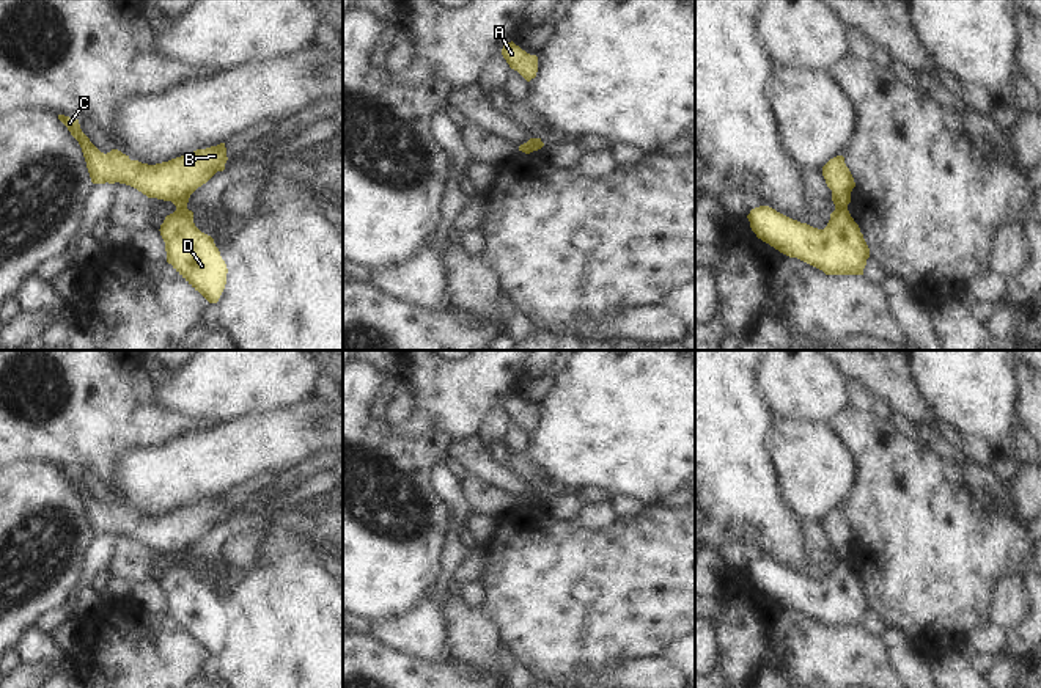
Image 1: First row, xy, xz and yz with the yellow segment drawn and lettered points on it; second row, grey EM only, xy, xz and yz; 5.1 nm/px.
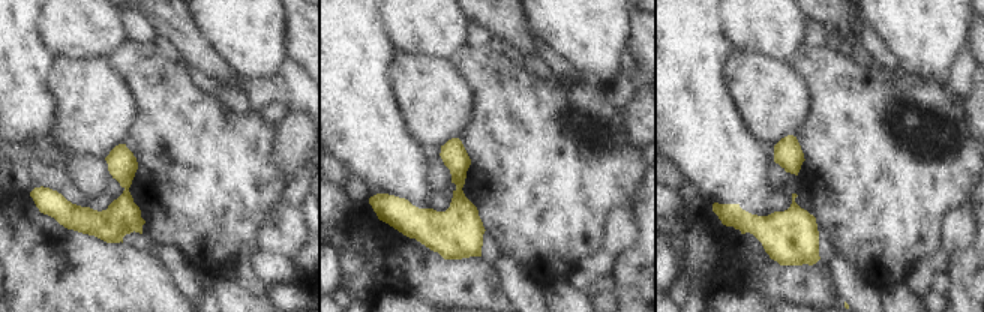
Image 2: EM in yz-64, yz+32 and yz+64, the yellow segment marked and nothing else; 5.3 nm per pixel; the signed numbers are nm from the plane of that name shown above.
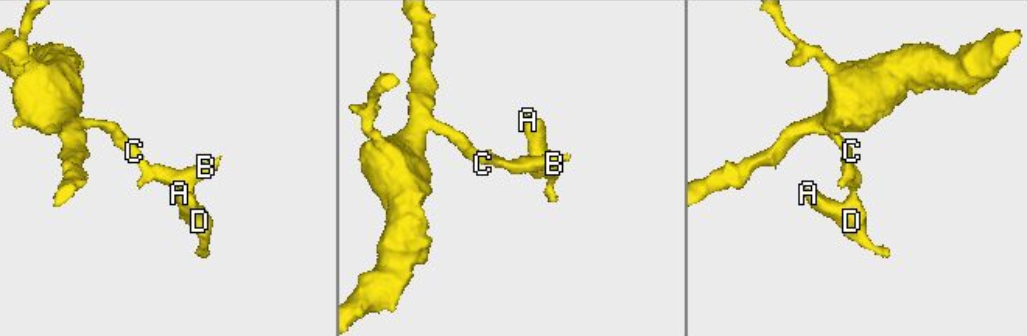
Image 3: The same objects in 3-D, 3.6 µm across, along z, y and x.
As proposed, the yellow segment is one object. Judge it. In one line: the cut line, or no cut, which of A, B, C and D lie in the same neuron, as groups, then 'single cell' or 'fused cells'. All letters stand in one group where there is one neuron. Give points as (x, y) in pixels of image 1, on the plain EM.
cut yz (846, 556), (835, 561); groups A D / B C; fused cells

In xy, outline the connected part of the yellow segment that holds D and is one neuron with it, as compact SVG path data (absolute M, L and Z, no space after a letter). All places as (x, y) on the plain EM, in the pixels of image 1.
M176 561L160 576L167 614L209 655L217 655L226 636L226 616L214 591L193 575L193 564Z

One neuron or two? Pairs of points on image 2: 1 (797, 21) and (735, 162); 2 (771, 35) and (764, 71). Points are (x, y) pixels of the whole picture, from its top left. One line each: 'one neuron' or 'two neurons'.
1: two neurons
2: two neurons

